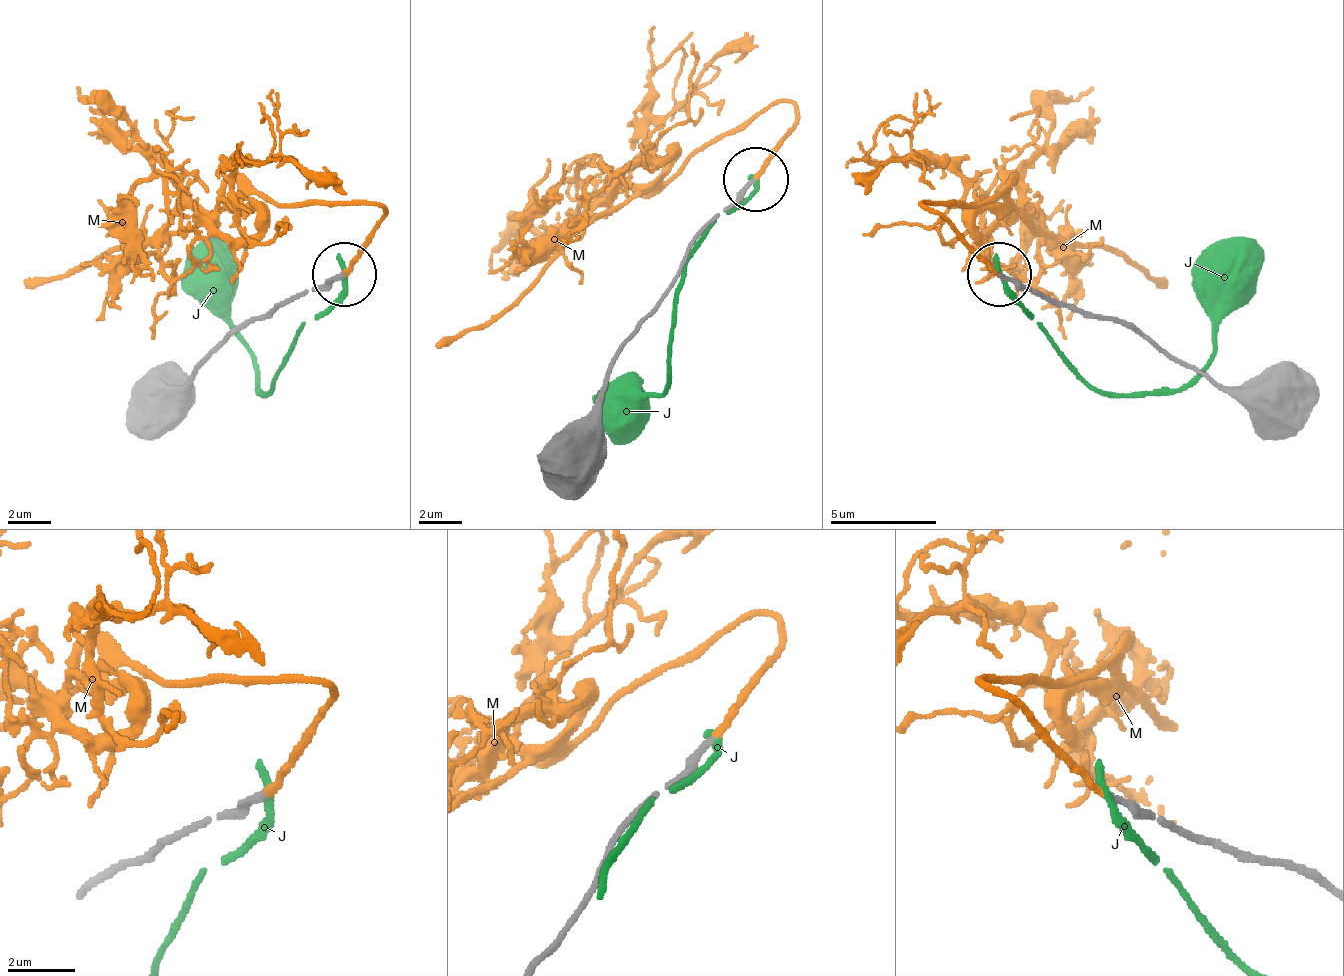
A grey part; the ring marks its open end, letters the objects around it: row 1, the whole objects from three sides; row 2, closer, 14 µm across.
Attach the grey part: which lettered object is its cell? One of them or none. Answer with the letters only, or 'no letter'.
M

